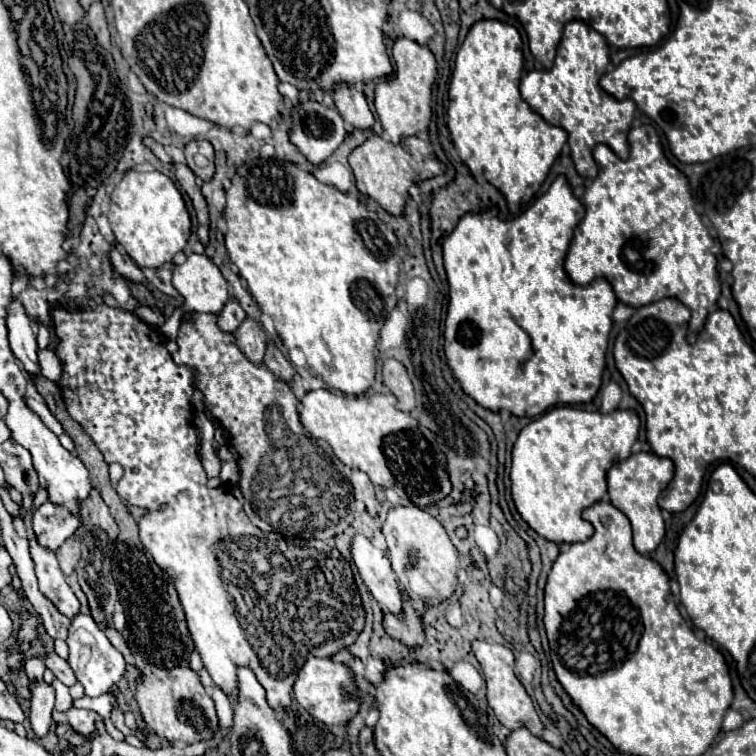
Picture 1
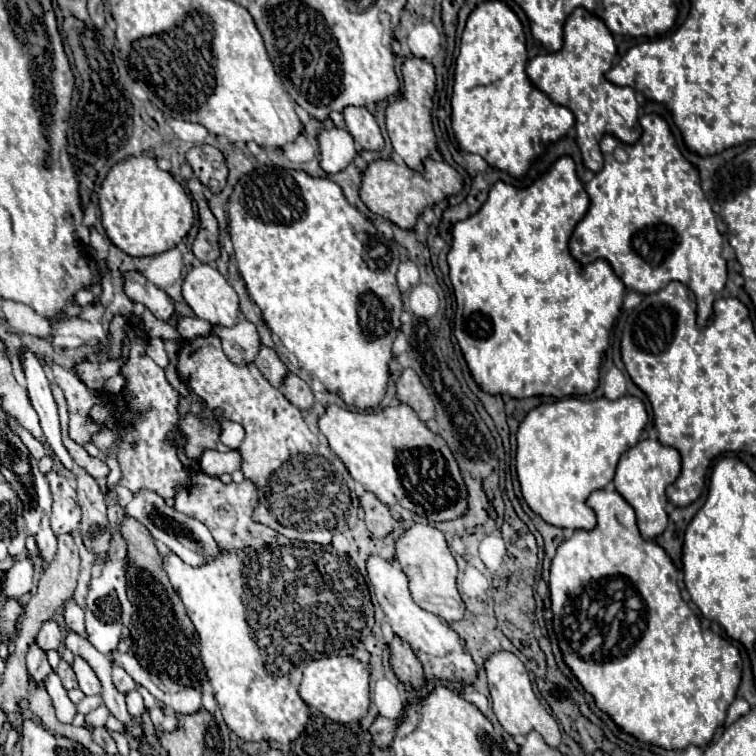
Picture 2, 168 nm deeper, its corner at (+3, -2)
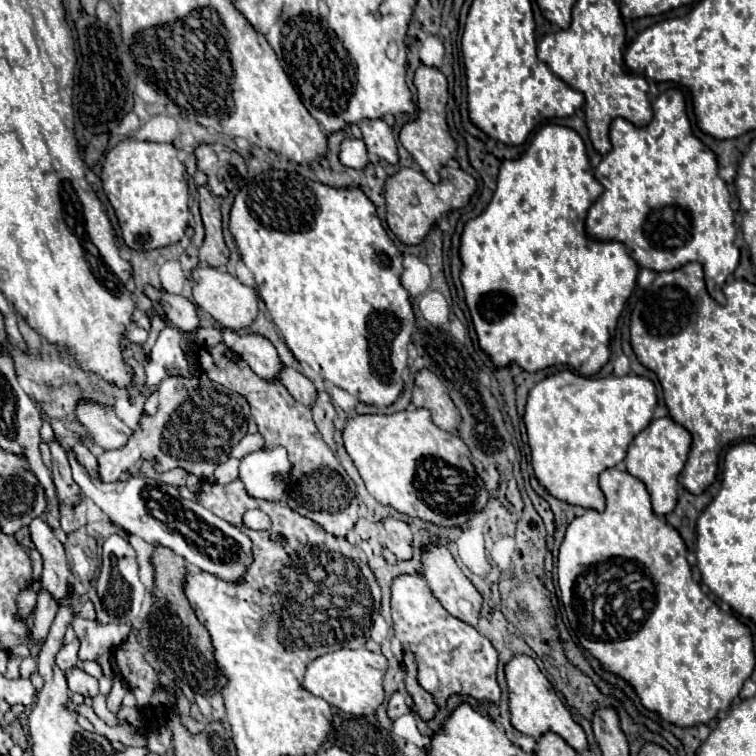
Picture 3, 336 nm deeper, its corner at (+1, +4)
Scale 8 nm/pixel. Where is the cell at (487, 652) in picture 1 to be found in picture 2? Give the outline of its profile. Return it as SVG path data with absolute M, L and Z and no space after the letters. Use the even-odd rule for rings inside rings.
M498 651L498 653L492 653L484 661L484 669L486 669L486 675L488 675L488 689L490 689L490 695L492 695L492 709L494 709L494 715L498 717L500 725L510 735L526 735L528 731L538 731L550 747L558 747L560 745L558 723L540 705L538 697L534 695L524 663L510 651Z

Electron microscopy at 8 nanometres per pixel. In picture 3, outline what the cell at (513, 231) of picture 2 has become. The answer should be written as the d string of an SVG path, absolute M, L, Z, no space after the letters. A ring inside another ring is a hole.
M554 123L544 125L534 135L530 147L518 159L510 159L510 161L502 163L500 175L498 175L498 189L494 191L494 199L490 201L490 205L484 209L484 213L480 217L466 223L464 233L462 233L462 245L460 245L460 259L464 265L462 273L460 273L460 281L464 285L466 305L470 309L480 347L492 357L496 367L518 363L524 371L538 371L538 369L546 369L550 365L570 365L574 371L578 371L582 375L594 375L608 361L610 333L616 329L616 323L618 323L618 317L624 309L624 303L628 301L628 297L636 285L638 263L628 255L624 243L596 241L596 239L590 239L586 235L586 213L588 213L590 205L602 195L602 191L604 191L604 187L594 177L594 169L590 165L584 139L570 127L562 127L562 125L554 125Z

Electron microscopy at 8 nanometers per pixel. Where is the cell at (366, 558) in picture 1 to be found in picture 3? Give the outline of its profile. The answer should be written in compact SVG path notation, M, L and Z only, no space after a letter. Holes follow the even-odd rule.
M400 575L392 583L392 619L394 633L404 651L414 653L418 663L418 681L434 697L438 707L446 707L450 695L464 695L476 701L500 703L500 687L496 681L498 651L492 643L478 635L478 631L452 617L418 575Z

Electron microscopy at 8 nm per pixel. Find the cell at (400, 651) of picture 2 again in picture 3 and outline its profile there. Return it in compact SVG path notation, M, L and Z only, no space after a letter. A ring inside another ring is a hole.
M404 659L404 665L406 665L406 691L410 693L410 697L414 699L414 709L416 713L424 719L424 721L430 721L434 719L438 707L432 699L432 695L428 691L424 691L416 679L416 663L412 659Z

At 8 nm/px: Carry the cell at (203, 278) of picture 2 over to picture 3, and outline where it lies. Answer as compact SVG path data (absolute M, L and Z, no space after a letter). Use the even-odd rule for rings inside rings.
M206 263L196 267L192 271L194 277L194 301L198 307L202 307L206 313L210 313L216 321L222 323L222 327L228 327L232 331L248 329L256 317L258 317L258 293L254 287L242 285L236 277L230 273L218 271Z

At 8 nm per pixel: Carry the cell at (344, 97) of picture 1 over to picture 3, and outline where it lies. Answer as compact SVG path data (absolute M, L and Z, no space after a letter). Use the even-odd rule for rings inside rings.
M364 119L360 123L360 129L364 135L364 143L368 147L368 153L372 157L376 155L380 161L386 161L392 165L398 163L398 149L396 149L394 135L382 119Z

